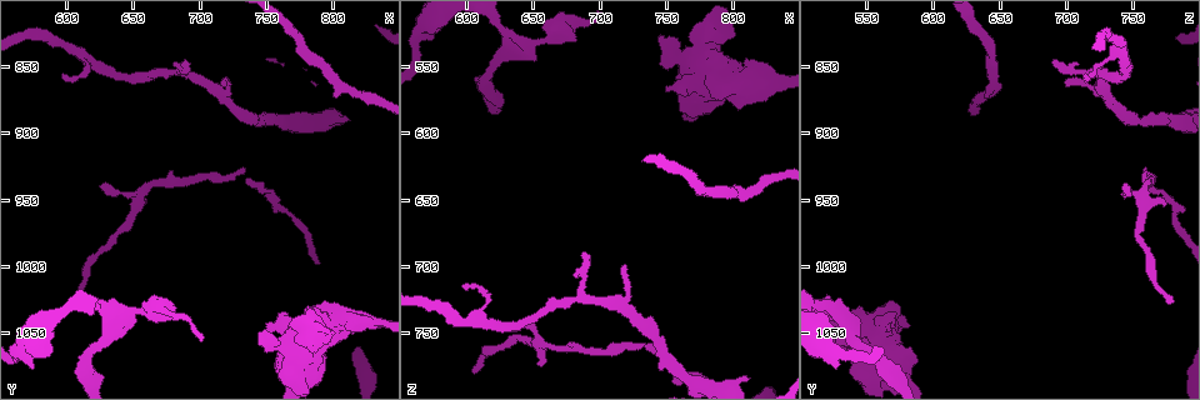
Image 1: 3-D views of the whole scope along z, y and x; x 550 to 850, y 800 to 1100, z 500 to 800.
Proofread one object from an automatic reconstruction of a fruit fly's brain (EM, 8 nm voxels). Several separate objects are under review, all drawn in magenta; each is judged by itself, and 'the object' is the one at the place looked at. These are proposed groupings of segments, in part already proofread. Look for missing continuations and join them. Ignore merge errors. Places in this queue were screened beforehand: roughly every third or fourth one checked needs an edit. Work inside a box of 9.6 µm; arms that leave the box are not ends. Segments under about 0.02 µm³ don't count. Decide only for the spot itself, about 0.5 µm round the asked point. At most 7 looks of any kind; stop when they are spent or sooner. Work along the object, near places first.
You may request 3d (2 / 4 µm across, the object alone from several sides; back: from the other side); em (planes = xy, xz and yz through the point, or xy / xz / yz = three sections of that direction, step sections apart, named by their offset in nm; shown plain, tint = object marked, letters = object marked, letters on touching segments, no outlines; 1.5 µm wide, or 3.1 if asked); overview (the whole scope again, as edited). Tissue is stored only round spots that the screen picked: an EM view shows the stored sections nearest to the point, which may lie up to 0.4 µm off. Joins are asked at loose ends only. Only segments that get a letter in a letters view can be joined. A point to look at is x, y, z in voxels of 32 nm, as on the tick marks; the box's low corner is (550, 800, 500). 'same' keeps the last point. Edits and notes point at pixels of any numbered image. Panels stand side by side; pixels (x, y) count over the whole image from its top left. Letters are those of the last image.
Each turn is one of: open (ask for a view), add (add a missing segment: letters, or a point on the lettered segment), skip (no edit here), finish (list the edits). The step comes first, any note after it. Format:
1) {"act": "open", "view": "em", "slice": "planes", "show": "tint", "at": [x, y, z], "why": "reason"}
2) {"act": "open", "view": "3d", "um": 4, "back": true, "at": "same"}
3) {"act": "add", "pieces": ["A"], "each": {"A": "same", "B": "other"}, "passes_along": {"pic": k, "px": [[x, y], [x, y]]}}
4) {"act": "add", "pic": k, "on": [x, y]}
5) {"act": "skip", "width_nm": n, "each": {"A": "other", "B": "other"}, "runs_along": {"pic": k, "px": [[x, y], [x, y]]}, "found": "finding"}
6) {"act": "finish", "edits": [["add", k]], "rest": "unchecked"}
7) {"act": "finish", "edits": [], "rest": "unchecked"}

{"act": "open", "view": "em", "slice": "xz", "step": 8, "show": "letters", "at": [596, 856, 714], "why": "tapers out"}

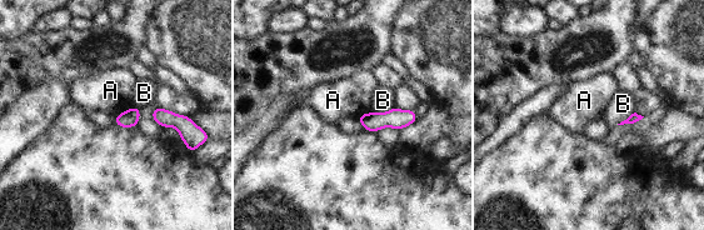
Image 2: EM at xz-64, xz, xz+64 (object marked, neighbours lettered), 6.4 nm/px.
{"act": "open", "view": "em", "slice": "planes", "show": "letters", "at": "same"}

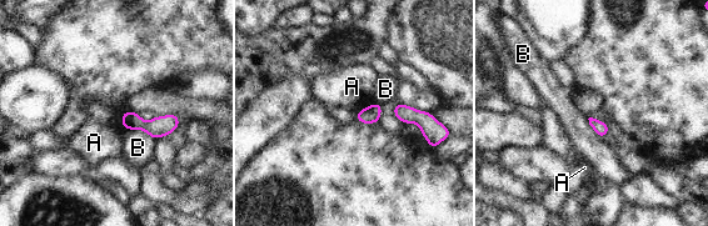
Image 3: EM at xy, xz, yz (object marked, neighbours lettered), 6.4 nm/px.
{"act": "skip", "each": {"A": "other", "B": "other"}, "border": {"pic": 3, "px": [[128, 110], [120, 117], [125, 129]]}, "found": "none of them fits"}

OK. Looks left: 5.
{"act": "open", "view": "em", "slice": "yz", "step": 4, "show": "letters", "at": [748, 1058, 526], "why": "thick end"}

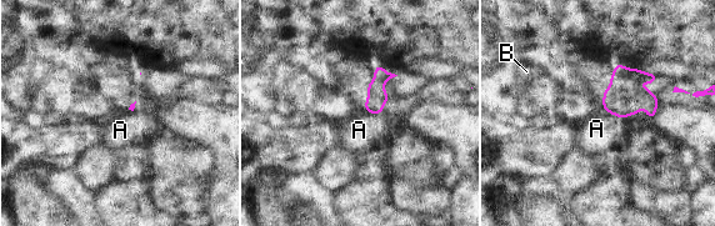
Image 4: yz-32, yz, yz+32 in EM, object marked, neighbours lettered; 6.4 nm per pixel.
{"act": "skip", "each": {"A": "other", "B": "other"}, "found": "no lettered segment goes on from it"}

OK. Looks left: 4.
{"act": "open", "view": "em", "slice": "planes", "show": "letters", "at": [574, 1076, 530], "why": "free end"}

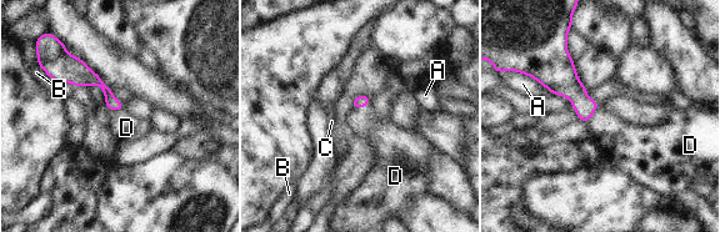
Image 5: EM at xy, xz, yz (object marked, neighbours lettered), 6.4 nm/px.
{"act": "add", "pieces": ["D"], "each": {"A": "other", "B": "other", "C": "other", "D": "same"}, "passes_along": {"pic": 5, "px": [[568, 84], [593, 114], [619, 141]]}, "found": "it goes on there"}

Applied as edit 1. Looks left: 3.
{"act": "finish", "edits": [["add", 5]], "rest": "unchecked"}

